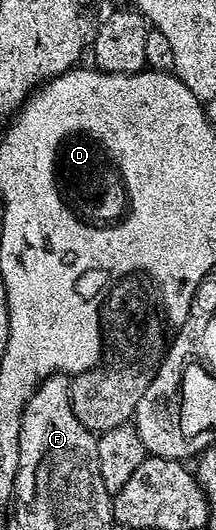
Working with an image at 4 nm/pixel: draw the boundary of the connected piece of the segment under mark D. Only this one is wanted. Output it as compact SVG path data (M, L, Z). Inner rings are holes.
M69 129L69 133L65 133L65 137L57 140L57 149L53 149L53 193L57 193L57 201L61 201L61 209L65 209L65 213L69 213L69 217L73 217L73 221L77 221L77 225L81 225L81 229L117 229L117 225L125 225L125 216L127 205L122 198L129 189L129 180L125 177L125 169L121 169L121 161L117 161L117 157L111 156L109 145L105 145L102 137L93 137L93 133L89 133L86 129Z

